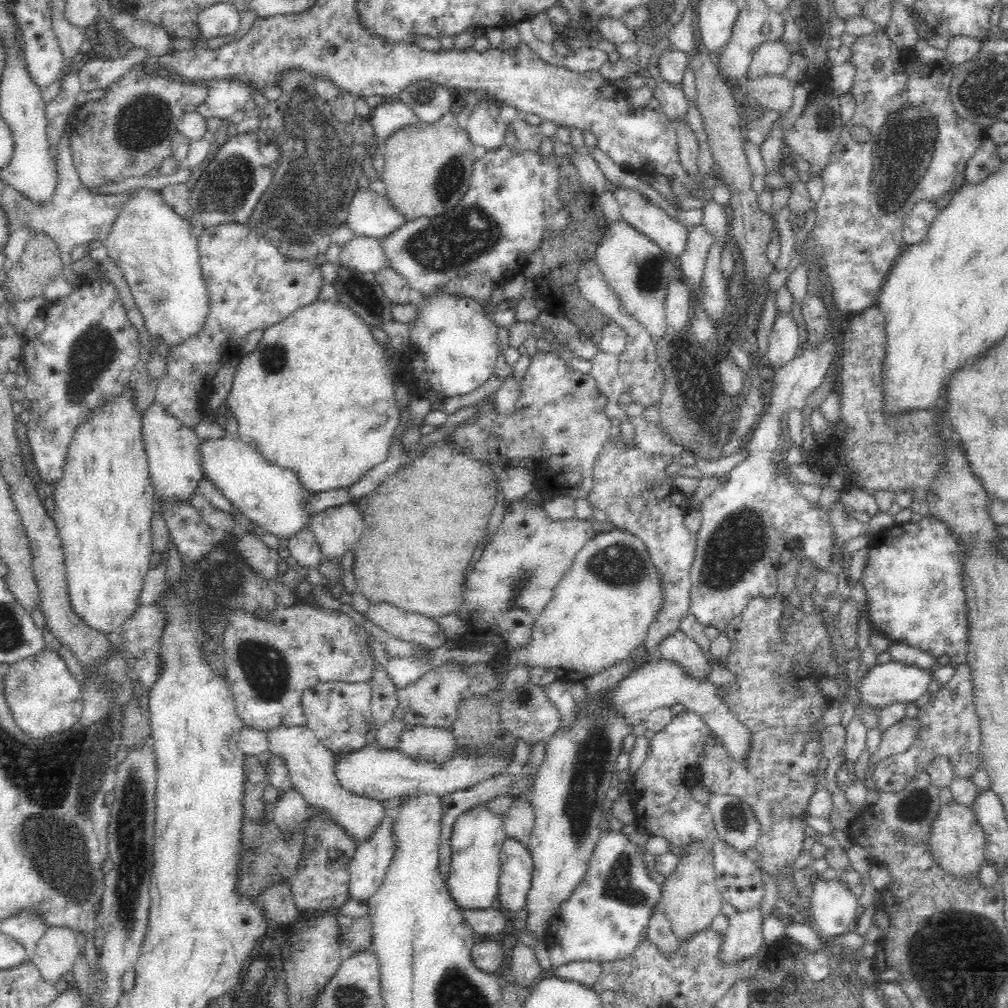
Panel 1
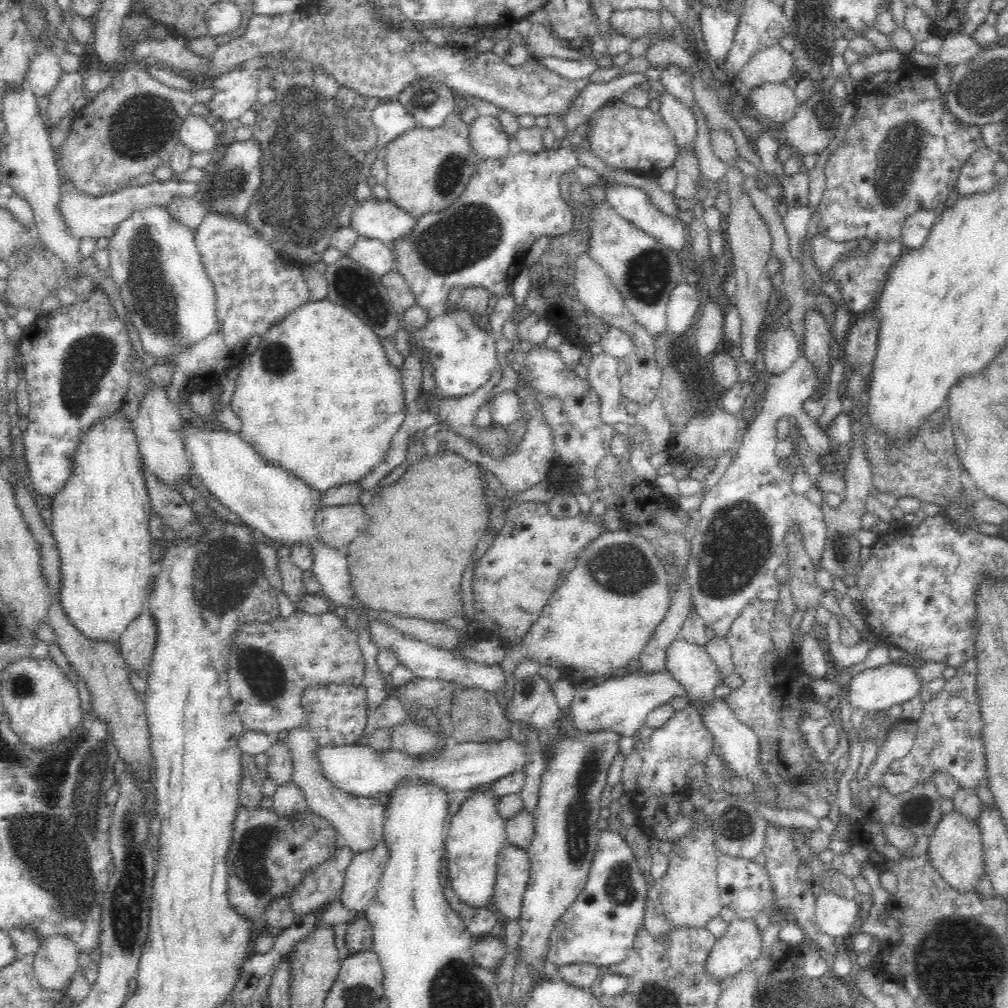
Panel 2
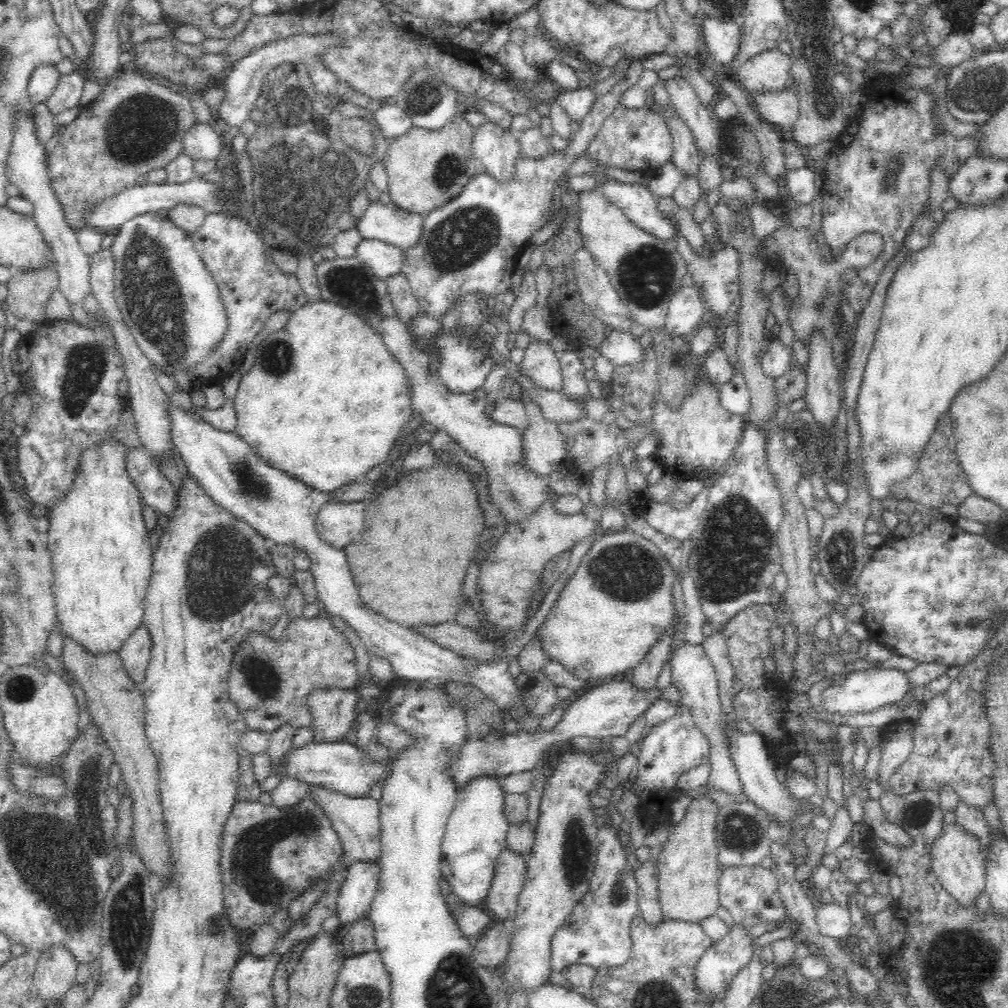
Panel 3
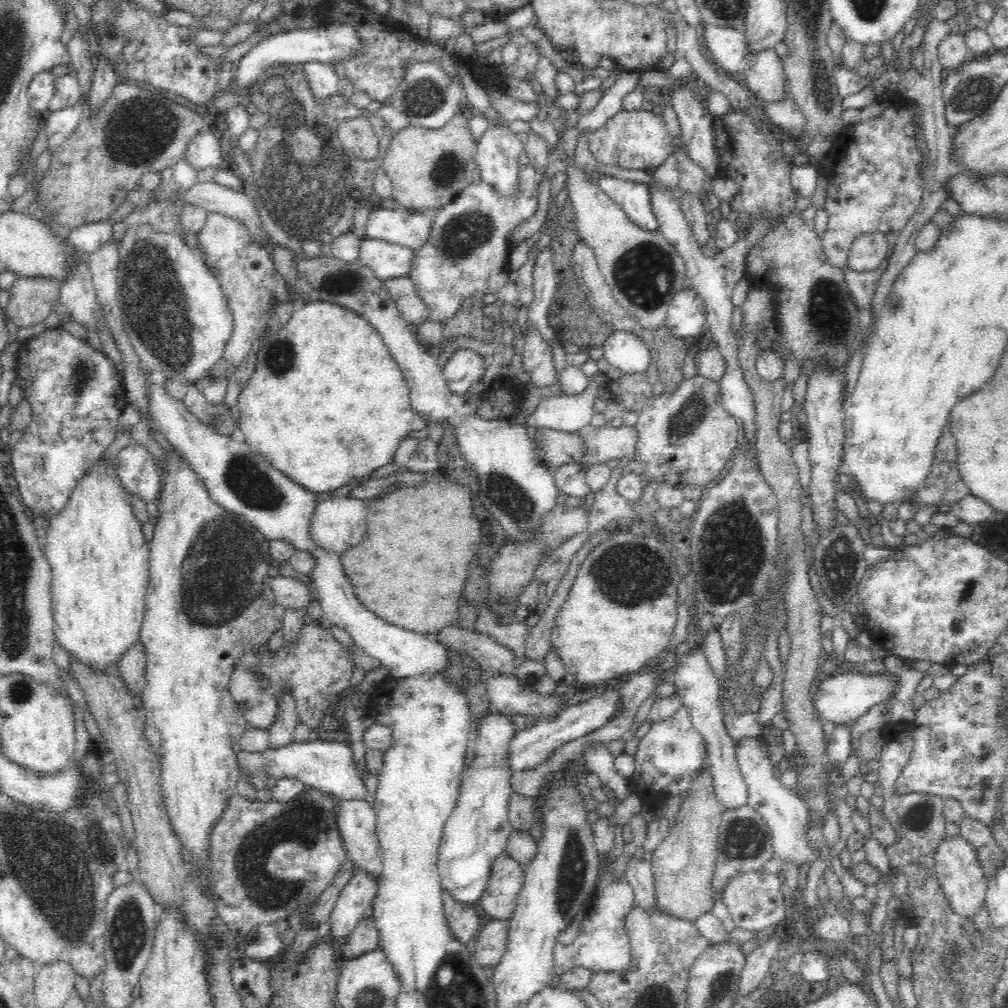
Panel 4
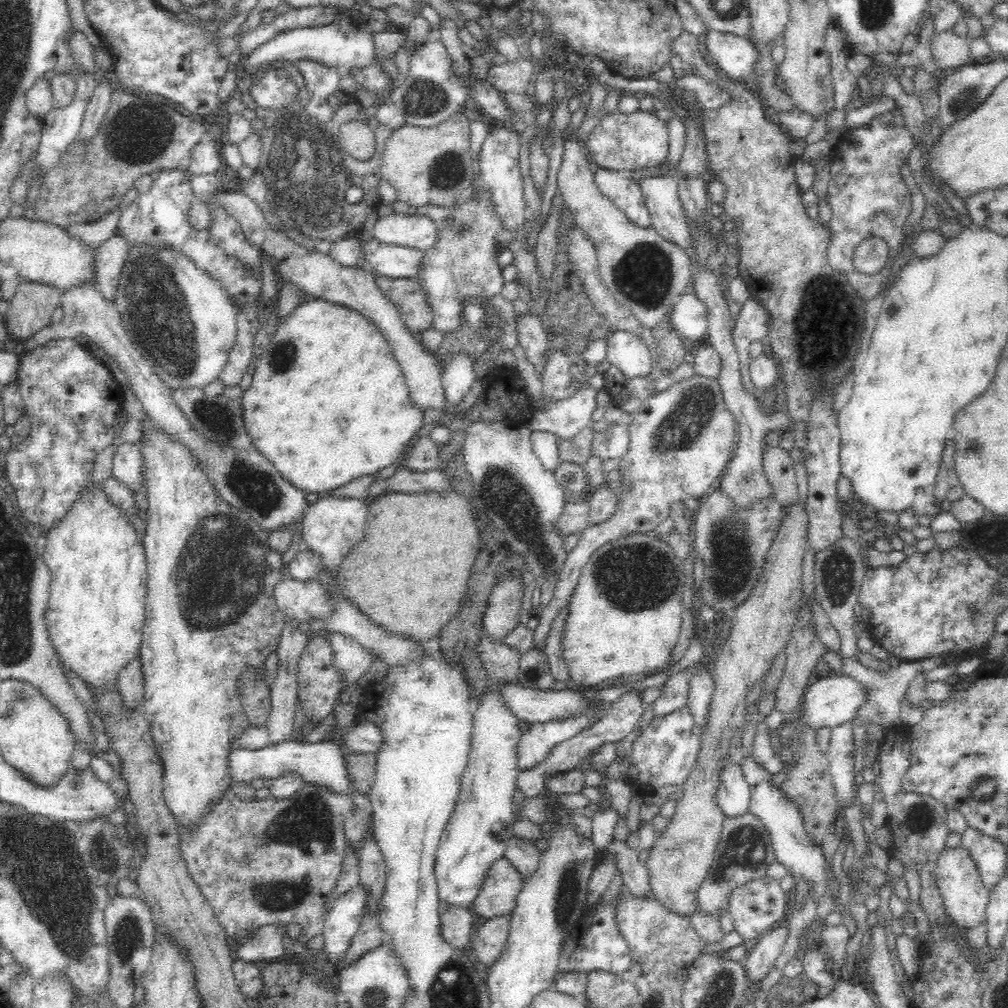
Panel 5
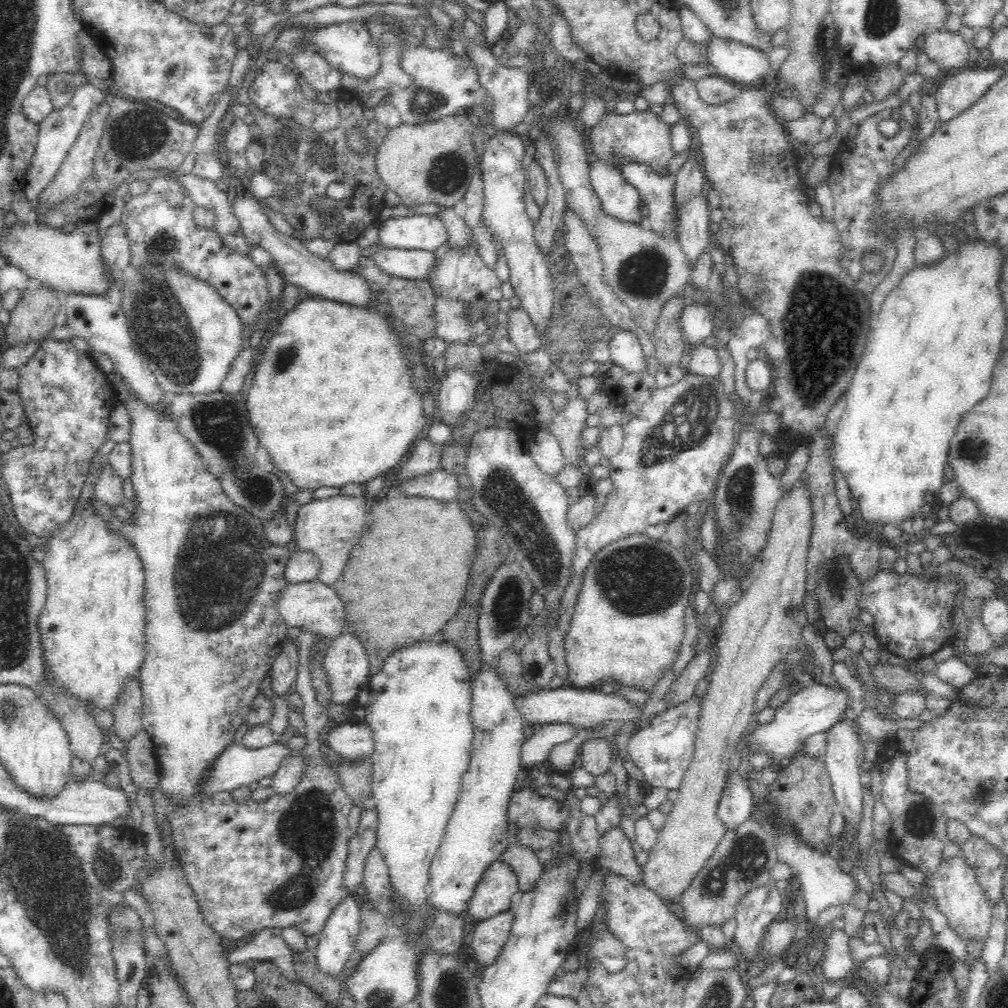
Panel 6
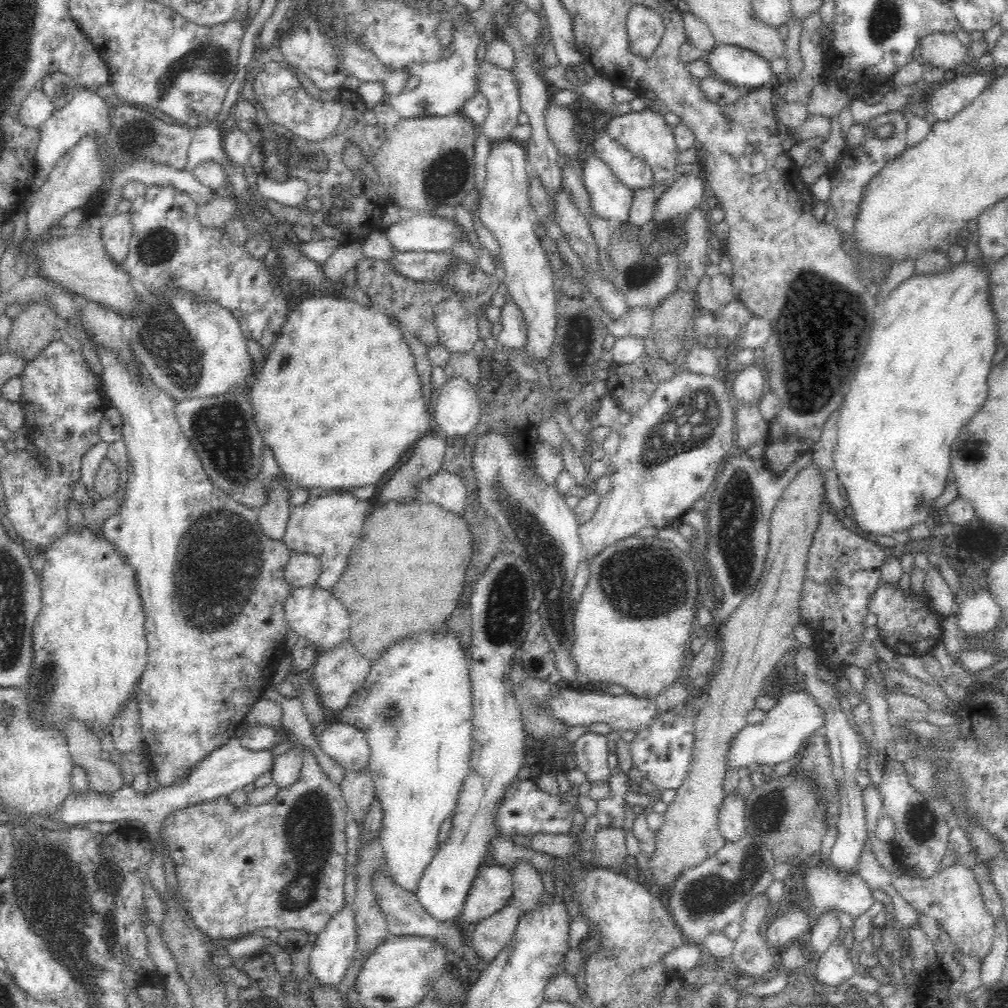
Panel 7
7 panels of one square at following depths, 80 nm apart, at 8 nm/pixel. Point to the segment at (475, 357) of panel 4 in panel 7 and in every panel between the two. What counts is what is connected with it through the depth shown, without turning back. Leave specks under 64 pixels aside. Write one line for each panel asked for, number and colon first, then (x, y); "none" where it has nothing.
5: (457, 376)
6: (456, 390)
7: (455, 407)

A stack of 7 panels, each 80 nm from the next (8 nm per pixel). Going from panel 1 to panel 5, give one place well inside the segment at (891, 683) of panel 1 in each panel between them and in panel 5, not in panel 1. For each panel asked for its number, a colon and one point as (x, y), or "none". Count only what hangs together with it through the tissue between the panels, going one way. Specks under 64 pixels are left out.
2: (875, 689)
3: (863, 691)
4: (844, 696)
5: (832, 700)

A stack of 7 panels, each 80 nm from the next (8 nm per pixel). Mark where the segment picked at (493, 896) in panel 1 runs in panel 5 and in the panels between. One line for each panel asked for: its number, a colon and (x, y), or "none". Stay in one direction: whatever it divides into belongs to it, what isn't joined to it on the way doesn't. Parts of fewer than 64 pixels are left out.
2: (476, 836)
3: (475, 836)
4: (477, 832)
5: (477, 834)

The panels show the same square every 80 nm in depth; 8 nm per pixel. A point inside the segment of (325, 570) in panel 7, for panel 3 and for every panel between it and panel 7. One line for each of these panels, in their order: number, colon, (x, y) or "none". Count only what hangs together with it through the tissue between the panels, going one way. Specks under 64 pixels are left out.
3: (338, 524)
4: (339, 522)
5: (331, 527)
6: (329, 527)

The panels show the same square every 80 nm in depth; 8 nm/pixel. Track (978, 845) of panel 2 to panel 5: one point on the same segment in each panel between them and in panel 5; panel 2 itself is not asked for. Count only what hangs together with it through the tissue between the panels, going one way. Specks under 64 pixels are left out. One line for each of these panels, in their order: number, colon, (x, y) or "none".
3: (957, 857)
4: (958, 870)
5: (965, 895)

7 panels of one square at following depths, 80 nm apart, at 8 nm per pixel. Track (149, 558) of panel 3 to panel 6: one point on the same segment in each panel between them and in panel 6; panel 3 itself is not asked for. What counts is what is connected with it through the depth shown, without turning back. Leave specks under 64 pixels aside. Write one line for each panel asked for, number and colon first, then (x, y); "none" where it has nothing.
4: (100, 561)
5: (96, 609)
6: (93, 624)

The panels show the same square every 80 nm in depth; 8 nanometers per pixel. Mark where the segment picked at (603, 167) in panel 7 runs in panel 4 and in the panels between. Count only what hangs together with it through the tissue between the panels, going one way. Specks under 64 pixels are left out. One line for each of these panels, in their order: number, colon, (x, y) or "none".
4: (634, 198)
5: (625, 192)
6: (620, 198)

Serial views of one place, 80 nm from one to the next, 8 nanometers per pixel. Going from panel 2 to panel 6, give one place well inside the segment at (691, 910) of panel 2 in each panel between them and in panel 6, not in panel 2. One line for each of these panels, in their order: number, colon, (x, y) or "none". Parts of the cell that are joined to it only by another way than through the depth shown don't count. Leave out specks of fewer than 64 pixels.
3: (687, 870)
4: (684, 862)
5: (681, 858)
6: (760, 628)

